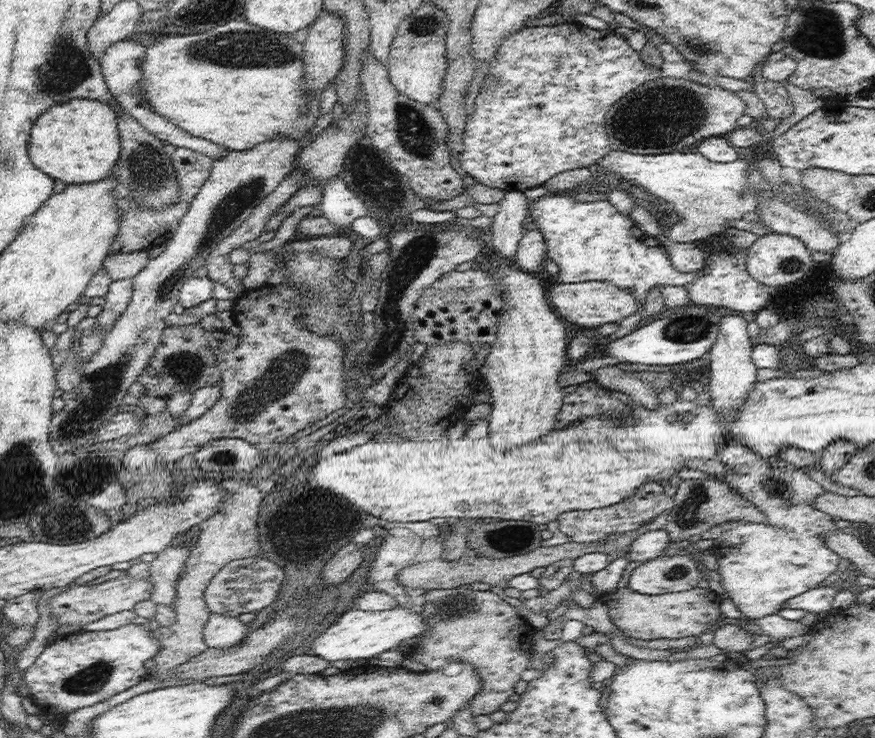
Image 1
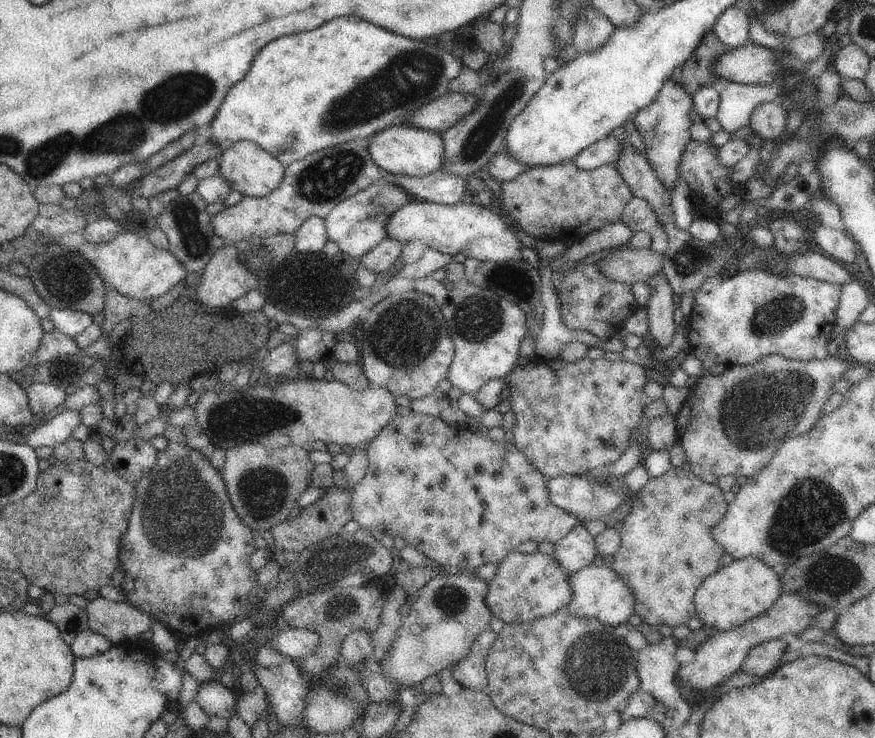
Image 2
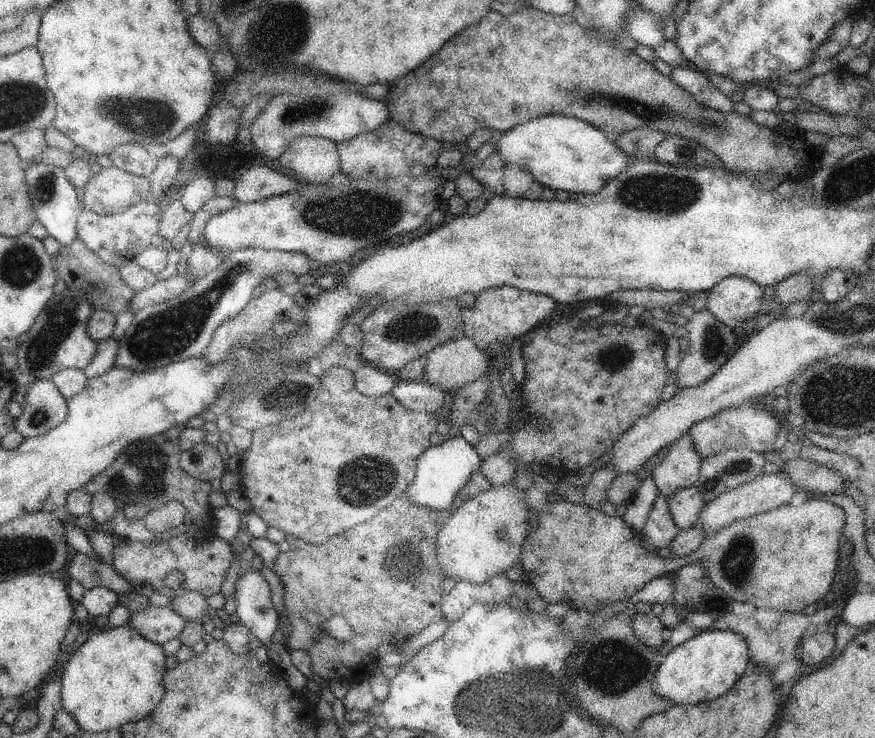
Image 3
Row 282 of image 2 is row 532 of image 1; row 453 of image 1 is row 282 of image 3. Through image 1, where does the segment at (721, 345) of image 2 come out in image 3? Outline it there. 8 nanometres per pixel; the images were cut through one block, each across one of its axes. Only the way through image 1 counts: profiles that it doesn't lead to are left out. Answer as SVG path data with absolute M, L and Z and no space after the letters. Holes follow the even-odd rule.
M730 276L706 295L706 309L724 325L735 326L750 320L762 306L764 288L752 280Z

